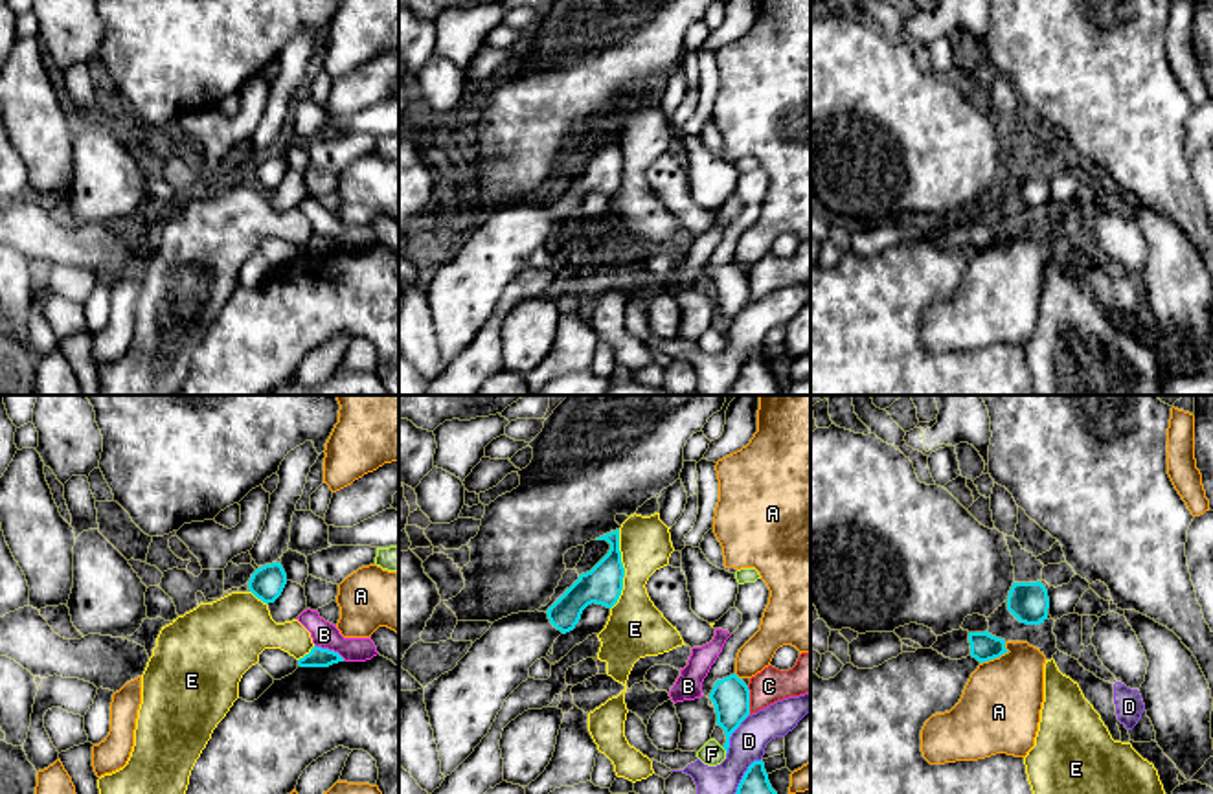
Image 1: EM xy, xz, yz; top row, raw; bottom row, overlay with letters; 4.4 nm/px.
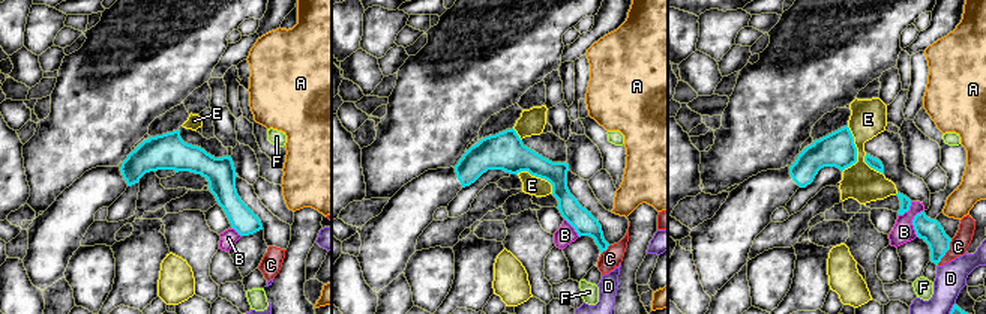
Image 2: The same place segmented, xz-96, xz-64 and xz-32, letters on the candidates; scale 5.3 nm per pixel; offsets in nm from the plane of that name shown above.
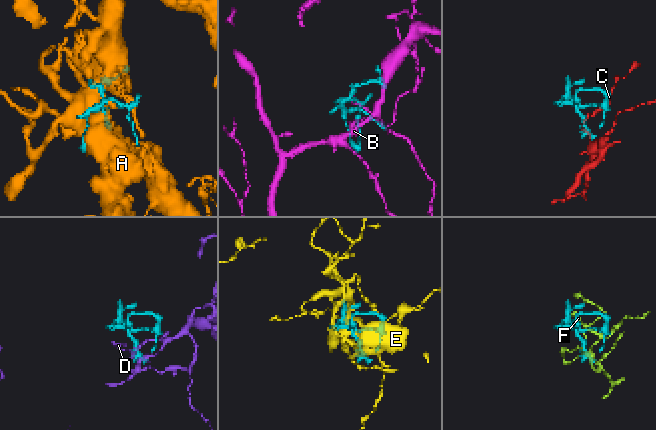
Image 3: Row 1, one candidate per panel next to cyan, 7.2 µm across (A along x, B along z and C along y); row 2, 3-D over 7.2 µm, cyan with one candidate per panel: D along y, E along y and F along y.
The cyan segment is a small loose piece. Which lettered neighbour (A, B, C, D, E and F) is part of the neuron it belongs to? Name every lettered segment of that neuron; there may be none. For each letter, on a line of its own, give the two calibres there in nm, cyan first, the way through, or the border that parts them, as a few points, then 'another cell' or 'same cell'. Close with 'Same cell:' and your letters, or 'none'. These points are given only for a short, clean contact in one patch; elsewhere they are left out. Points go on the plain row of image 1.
A: 120/360 nm | another cell
B: 90/120 nm | another cell
C: 160/150 nm | another cell
D: 160/180 nm | another cell
E: 170/240 nm | another cell
F: 160/110 nm | another cell
Same cell: none

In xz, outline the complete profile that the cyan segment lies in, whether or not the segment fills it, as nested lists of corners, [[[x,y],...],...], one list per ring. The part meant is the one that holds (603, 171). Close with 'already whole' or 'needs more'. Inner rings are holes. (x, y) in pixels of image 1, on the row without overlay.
[[[619,118],[595,129],[606,129],[608,142],[546,200],[518,200],[494,210],[452,259],[425,276],[445,366],[474,340],[505,287],[529,267],[529,255],[548,244],[561,222],[575,217],[583,198],[592,191],[606,197],[618,191],[625,165]]] | needs more

